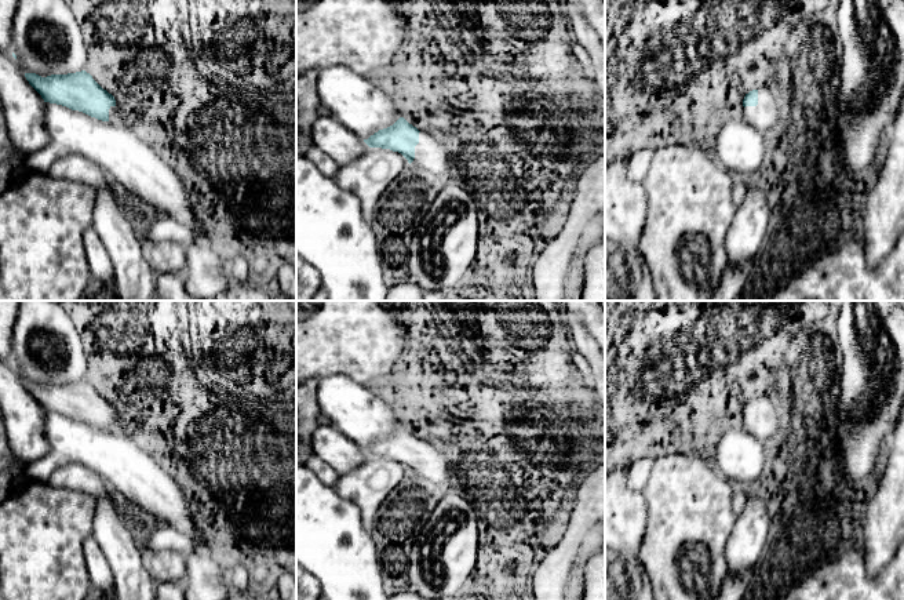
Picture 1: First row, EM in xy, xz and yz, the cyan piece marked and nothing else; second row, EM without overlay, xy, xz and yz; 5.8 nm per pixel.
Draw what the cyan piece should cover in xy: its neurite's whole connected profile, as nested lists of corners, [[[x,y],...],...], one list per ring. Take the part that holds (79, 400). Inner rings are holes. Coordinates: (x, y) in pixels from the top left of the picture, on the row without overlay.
[[[85,379],[47,386],[25,382],[25,386],[44,411],[66,415],[102,430],[127,434],[125,422],[116,414],[114,406]]]

